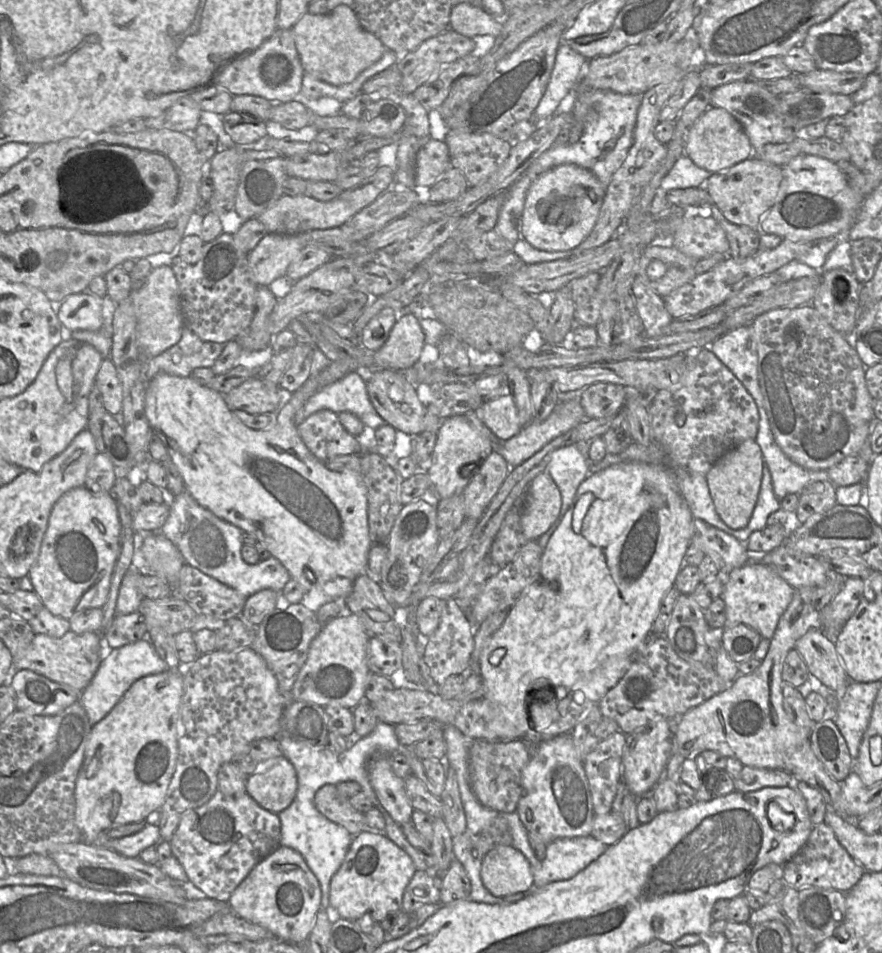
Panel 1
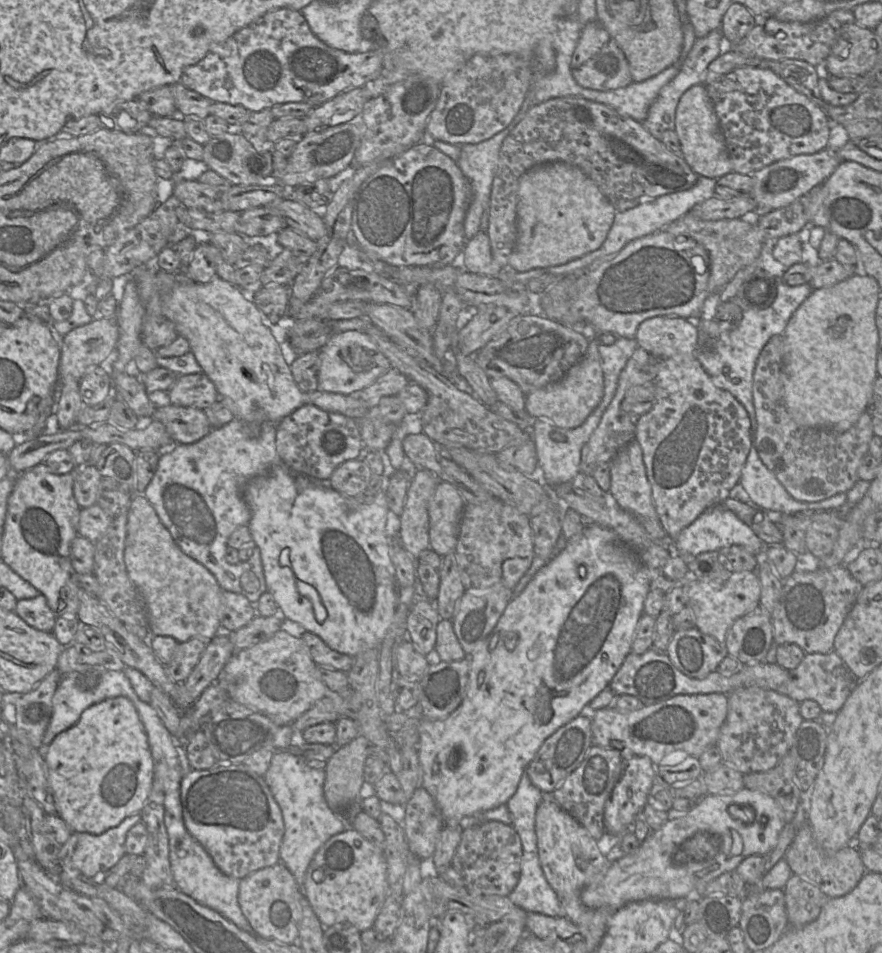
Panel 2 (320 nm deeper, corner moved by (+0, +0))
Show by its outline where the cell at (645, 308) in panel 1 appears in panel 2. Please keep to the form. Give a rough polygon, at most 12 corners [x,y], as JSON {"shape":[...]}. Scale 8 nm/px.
{"shape":[[695,356],[659,359],[638,417],[669,540],[738,489],[744,406]]}

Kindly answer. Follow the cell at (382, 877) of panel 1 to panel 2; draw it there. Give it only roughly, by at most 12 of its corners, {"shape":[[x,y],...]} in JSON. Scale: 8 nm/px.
{"shape":[[356,830],[316,851],[304,896],[323,927],[370,929],[384,851]]}

